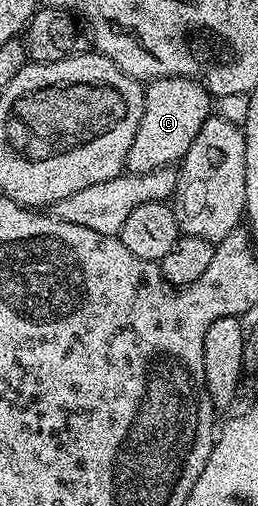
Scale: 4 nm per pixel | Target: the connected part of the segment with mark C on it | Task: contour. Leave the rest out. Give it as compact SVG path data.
M168 77L167 79L151 79L145 84L142 97L142 116L136 129L136 137L132 137L132 145L128 145L125 170L132 175L152 173L161 167L177 164L188 153L188 145L192 145L193 138L200 131L200 125L211 118L210 102L212 96L196 79L184 77Z

